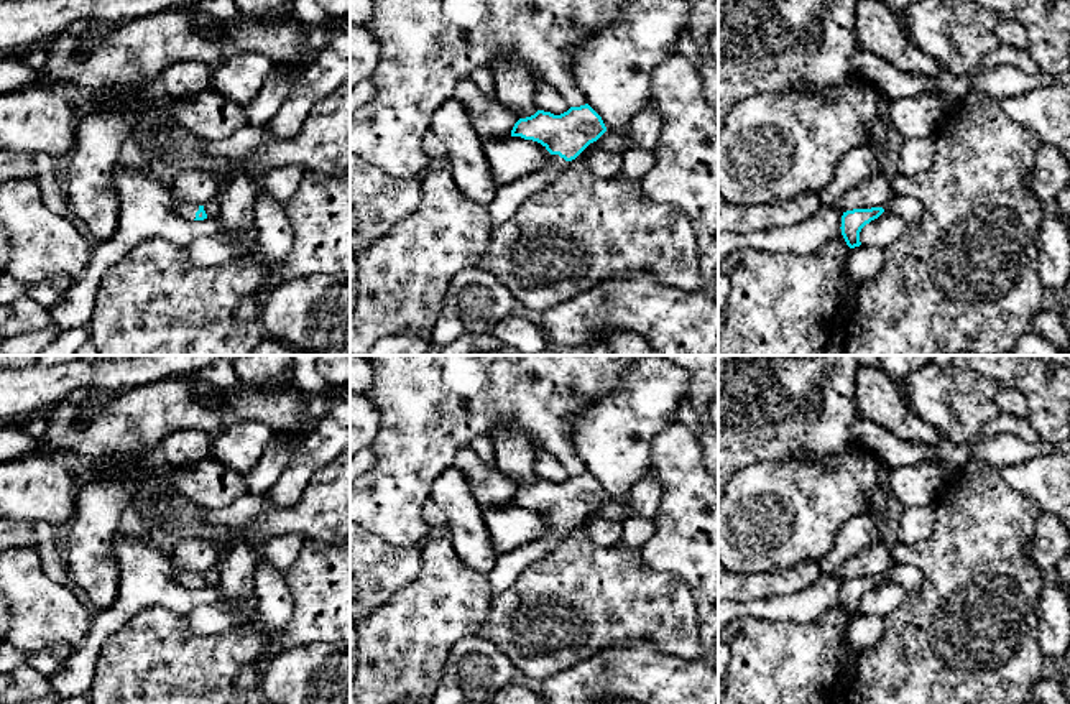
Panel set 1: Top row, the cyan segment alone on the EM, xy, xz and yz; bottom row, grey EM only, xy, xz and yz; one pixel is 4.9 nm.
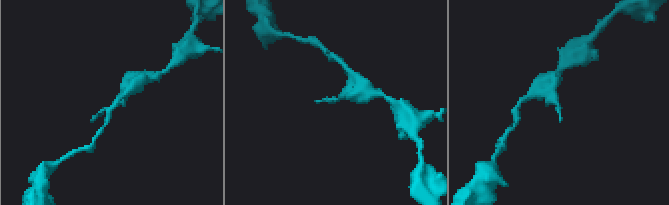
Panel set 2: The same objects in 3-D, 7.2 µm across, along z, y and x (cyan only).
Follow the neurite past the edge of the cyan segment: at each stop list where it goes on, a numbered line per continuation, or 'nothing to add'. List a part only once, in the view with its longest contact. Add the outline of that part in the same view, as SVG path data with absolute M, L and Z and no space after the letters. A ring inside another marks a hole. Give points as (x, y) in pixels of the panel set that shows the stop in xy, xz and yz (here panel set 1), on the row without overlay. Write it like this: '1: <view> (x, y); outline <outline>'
1: xz (508, 566); outline M551 523L549 533L539 540L528 543L508 554L498 554L495 567L487 574L490 582L490 597L495 599L505 589L513 586L518 576L534 561L554 551L570 530L559 523Z

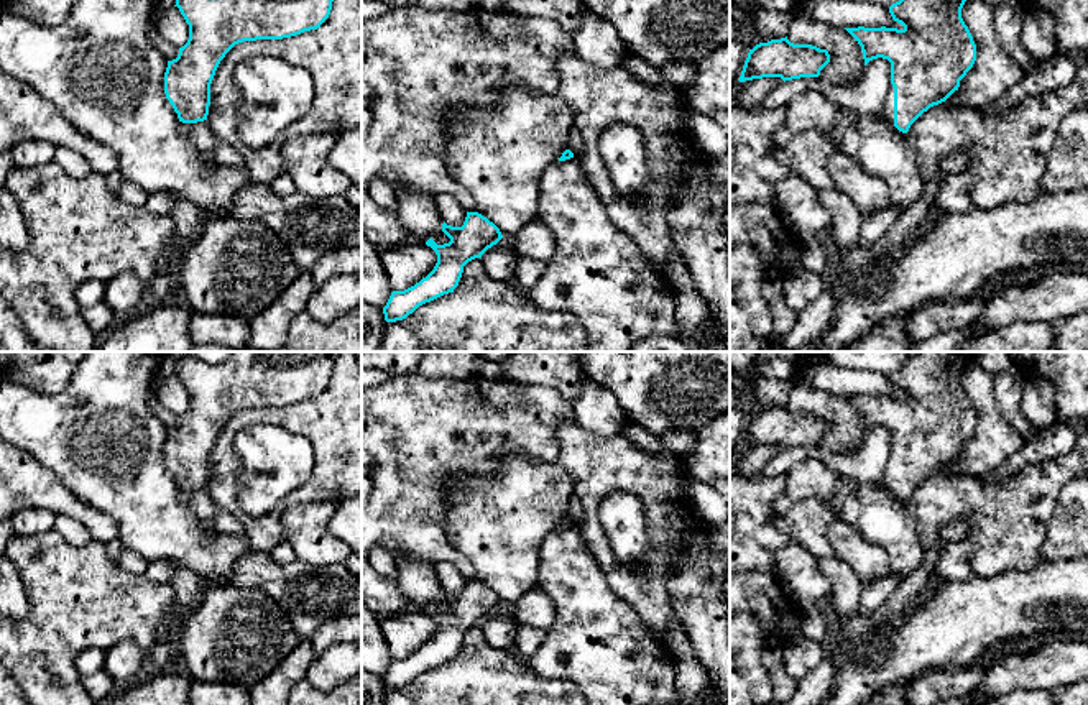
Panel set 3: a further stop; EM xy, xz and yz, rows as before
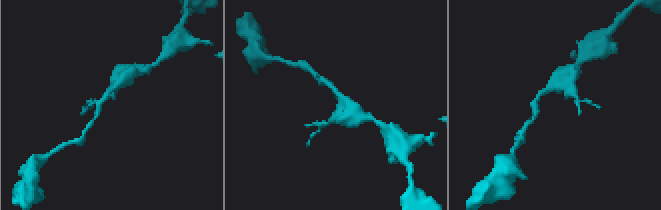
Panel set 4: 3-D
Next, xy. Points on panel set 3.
nothing to add

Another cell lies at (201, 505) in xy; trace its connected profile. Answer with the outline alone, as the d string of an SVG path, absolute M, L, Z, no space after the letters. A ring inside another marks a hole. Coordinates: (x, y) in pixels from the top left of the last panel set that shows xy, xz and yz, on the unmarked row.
M207 488L197 491L182 491L181 501L189 508L189 511L197 518L202 528L214 531L215 529L215 513L219 506L210 498Z

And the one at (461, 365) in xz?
M427 352L419 365L426 378L465 380L475 375L477 352Z

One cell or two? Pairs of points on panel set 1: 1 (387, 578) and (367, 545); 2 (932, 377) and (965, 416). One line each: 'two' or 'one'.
1: one
2: one

